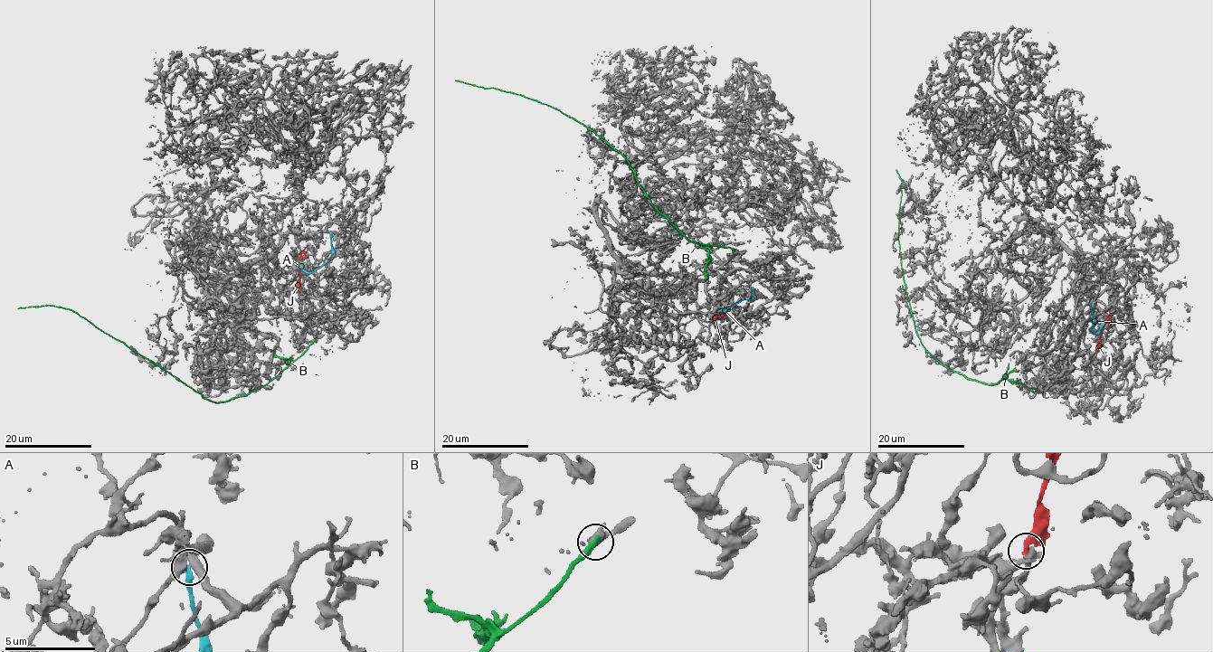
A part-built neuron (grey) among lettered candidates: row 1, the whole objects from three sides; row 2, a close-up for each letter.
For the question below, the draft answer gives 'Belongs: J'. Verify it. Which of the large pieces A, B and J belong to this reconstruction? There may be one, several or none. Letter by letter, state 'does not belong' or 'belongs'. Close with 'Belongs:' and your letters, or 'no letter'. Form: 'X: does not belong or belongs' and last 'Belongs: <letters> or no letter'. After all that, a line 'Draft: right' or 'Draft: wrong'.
A: does not belong
B: does not belong
J: belongs
Belongs: J
Draft: right

